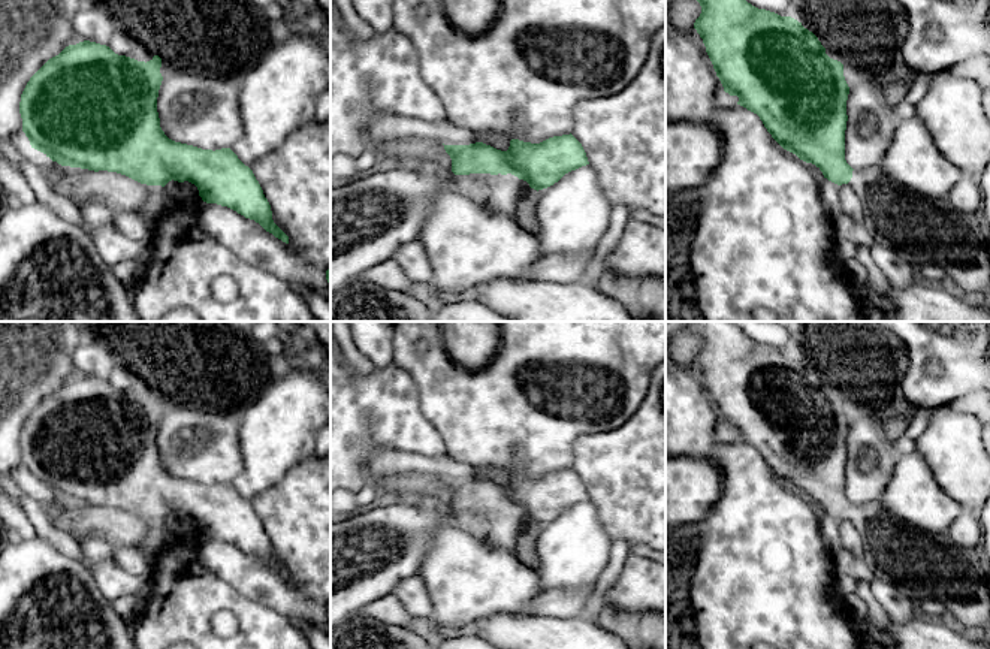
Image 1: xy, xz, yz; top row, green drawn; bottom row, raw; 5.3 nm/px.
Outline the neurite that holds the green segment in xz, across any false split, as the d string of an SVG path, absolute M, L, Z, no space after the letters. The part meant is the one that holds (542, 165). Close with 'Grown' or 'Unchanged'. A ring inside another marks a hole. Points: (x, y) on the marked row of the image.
M571 133L540 144L511 139L507 151L483 142L444 145L444 150L465 191L513 220L517 200L529 188L547 188L565 173L589 164Z. Grown

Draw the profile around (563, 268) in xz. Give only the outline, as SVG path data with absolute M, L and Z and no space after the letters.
M598 250L577 254L553 254L541 257L520 278L520 281L582 281L586 265L597 256Z

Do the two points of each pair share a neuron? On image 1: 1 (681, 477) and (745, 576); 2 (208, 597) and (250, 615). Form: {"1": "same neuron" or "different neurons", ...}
{"1": "different neurons", "2": "same neuron"}

